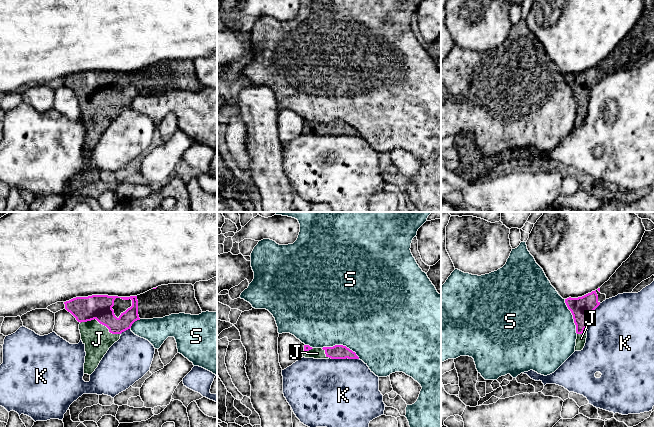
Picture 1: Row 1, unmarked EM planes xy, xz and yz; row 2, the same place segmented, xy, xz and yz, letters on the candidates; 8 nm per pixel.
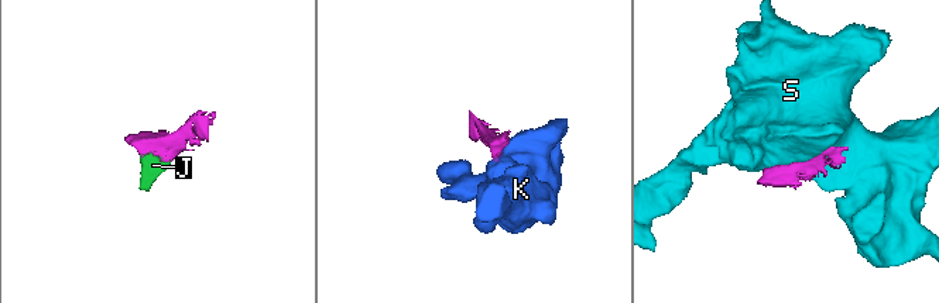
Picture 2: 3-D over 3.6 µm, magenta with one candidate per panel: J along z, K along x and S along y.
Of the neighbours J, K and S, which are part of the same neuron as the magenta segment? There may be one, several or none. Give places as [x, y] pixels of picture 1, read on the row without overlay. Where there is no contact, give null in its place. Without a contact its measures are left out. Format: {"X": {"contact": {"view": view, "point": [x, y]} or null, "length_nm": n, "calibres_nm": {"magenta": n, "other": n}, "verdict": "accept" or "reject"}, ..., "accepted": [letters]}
{"J": {"contact": {"view": "xy", "point": [101, 99]}, "length_nm": 340, "calibres_nm": {"magenta": 200, "other": 220}, "verdict": "accept"}, "K": {"contact": {"view": "xz", "point": [344, 134]}, "length_nm": 240, "calibres_nm": {"magenta": 110, "other": 500}, "verdict": "reject"}, "S": {"contact": {"view": "xz", "point": [341, 121]}, "length_nm": 320, "calibres_nm": {"magenta": 110, "other": 500}, "verdict": "reject"}, "accepted": ["J"]}

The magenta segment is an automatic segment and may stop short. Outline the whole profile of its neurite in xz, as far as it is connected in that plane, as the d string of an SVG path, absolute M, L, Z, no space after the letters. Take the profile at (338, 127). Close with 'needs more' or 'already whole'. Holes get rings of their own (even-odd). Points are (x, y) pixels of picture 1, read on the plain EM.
M304 121L303 133L314 135L359 135L355 128L343 121L323 124L312 124L309 121Z; needs more

